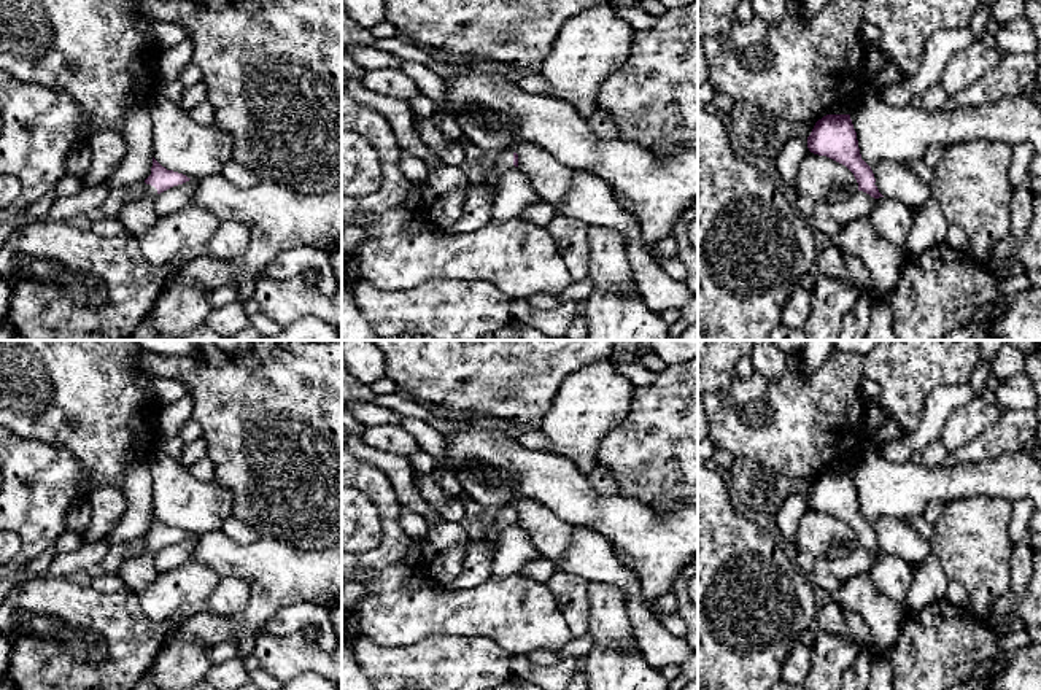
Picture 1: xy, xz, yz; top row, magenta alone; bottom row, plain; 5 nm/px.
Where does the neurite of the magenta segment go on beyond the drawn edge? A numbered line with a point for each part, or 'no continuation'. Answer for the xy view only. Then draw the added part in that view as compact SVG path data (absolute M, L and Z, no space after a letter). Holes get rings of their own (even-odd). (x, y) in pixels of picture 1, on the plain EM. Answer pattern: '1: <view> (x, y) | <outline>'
1: xy (137, 573) | M146 541L145 549L138 555L127 555L116 572L124 587L137 596L141 595L161 574L154 566L156 553L157 545Z

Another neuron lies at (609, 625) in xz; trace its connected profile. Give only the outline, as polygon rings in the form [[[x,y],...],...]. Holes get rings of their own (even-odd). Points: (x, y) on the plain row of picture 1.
[[[588,582],[588,633],[594,645],[615,647],[628,653],[642,655],[626,609],[626,598],[620,587],[604,582]]]

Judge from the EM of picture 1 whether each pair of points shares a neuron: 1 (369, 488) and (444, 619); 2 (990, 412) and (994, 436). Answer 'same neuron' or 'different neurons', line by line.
1: same neuron
2: different neurons

